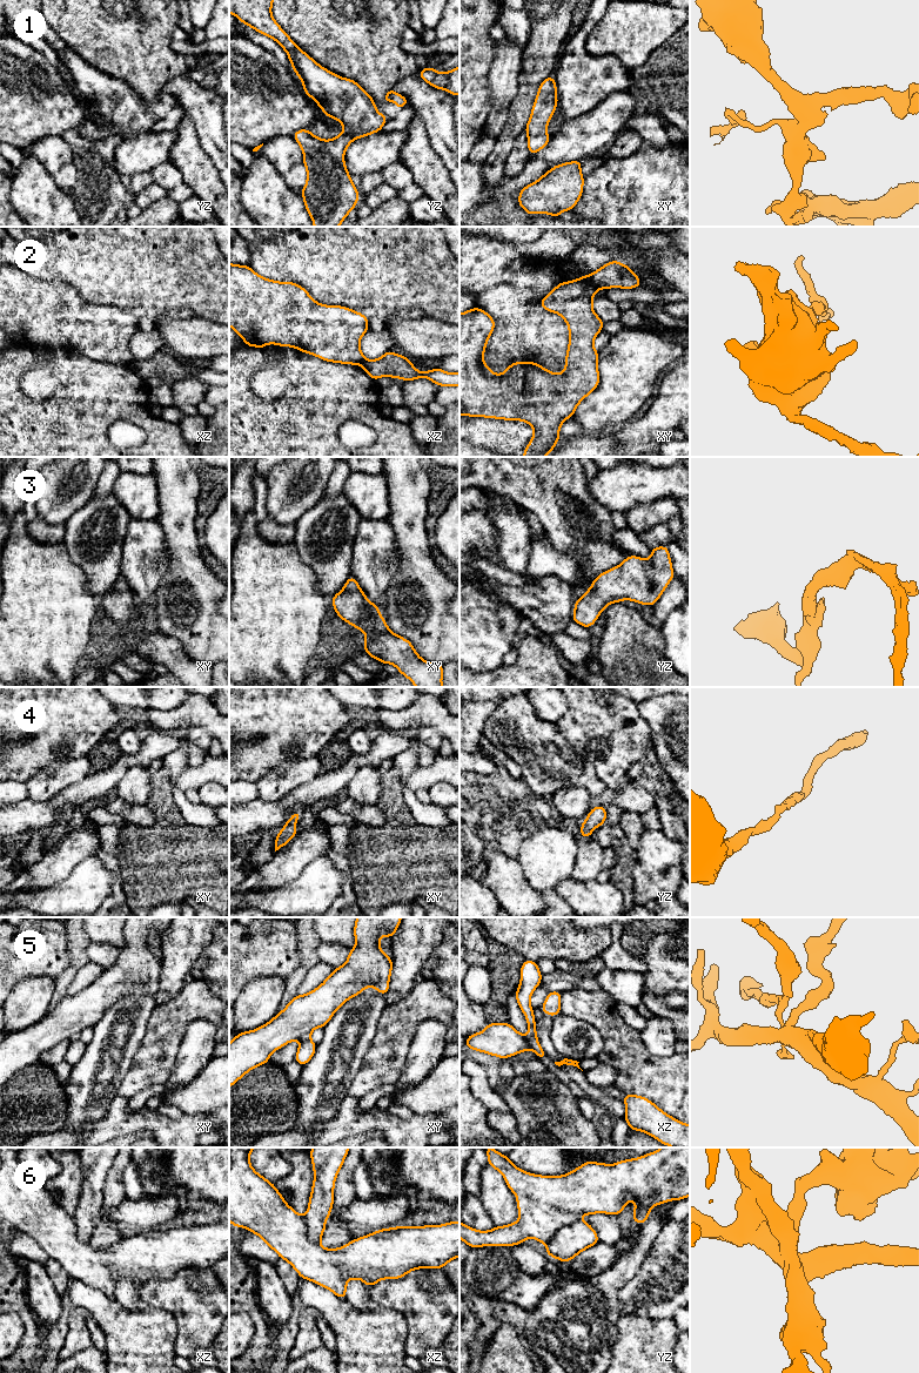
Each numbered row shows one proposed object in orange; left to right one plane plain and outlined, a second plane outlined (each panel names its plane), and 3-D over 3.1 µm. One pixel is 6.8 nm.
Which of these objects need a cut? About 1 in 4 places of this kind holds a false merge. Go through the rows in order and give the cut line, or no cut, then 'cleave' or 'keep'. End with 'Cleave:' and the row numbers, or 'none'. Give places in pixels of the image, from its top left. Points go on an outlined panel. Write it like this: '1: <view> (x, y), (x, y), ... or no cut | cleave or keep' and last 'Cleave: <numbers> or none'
1: no cut | keep
2: xy (587, 275), (597, 288) | cleave
3: no cut | keep
4: no cut | keep
5: xz (529, 1036), (538, 1044) | cleave
6: no cut | keep
Cleave: 2, 5

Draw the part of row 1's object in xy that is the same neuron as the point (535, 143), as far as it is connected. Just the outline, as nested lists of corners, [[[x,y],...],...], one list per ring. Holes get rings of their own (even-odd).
[[[552,75],[539,85],[531,115],[524,130],[529,136],[526,146],[530,155],[536,154],[550,142],[551,136],[546,134],[546,127],[557,105],[557,87]]]

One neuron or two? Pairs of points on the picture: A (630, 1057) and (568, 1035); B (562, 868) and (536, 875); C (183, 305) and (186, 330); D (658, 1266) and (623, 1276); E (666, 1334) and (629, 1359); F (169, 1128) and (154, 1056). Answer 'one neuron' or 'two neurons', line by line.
A: two neurons
B: one neuron
C: two neurons
D: two neurons
E: one neuron
F: two neurons

